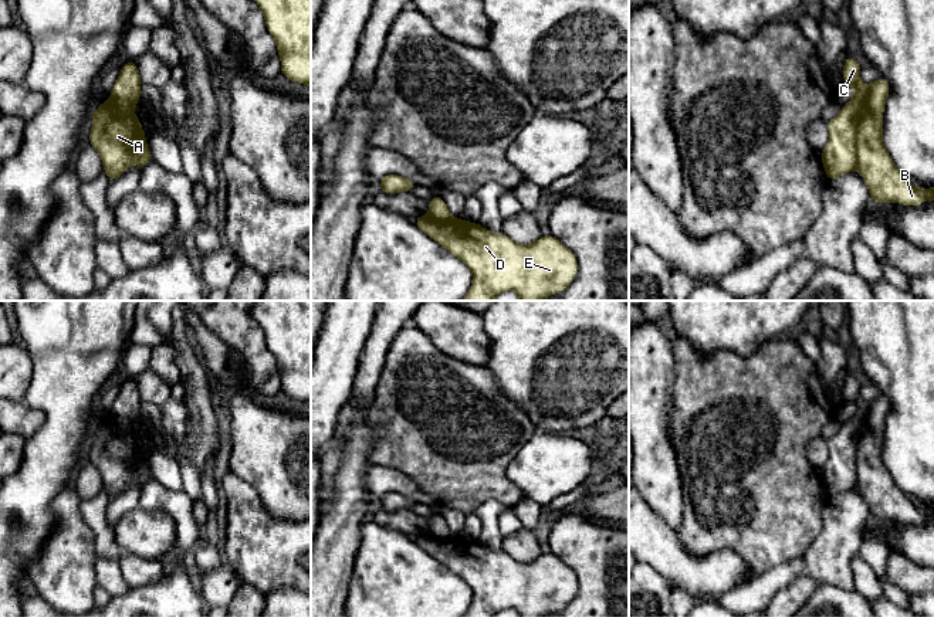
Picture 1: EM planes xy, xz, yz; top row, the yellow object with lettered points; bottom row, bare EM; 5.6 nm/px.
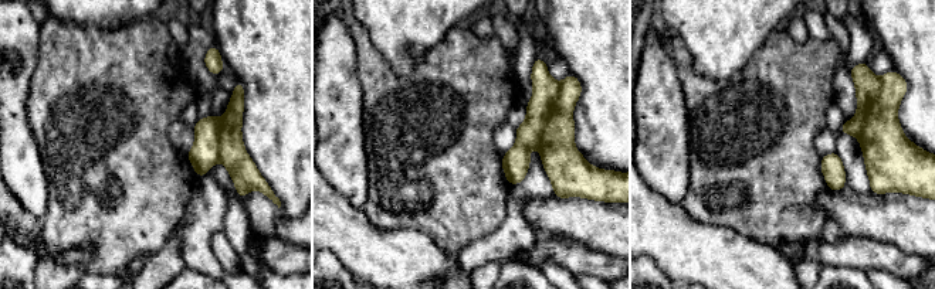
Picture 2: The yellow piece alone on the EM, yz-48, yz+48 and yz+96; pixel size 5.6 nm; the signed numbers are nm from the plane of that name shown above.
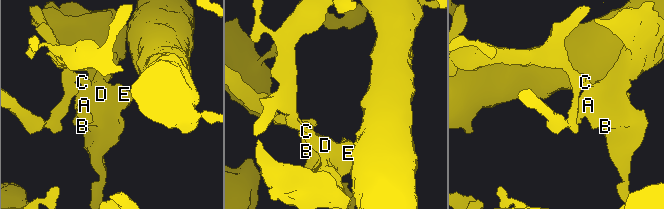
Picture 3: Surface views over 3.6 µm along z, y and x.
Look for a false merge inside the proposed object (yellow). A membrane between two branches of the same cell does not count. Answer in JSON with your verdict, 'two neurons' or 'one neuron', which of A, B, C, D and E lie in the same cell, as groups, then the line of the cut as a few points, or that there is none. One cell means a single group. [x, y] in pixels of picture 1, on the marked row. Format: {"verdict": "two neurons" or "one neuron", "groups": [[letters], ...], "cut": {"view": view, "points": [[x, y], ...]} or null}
{"verdict": "two neurons", "groups": [["A", "B", "D", "E"], ["C"]], "cut": {"view": "yz", "points": [[869, 87], [855, 141], [855, 168]]}}

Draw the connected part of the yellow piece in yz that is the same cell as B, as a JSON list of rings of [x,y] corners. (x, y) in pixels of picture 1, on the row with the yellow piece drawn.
[[[884,78],[869,85],[855,140],[856,170],[867,184],[873,203],[921,206],[924,200],[934,199],[934,187],[916,189],[883,145],[883,112],[889,92],[890,85]]]

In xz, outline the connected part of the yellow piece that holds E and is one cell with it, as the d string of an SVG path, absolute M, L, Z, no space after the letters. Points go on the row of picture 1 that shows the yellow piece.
M427 214L414 218L414 224L471 269L473 282L461 301L493 301L508 289L515 291L520 301L542 301L568 288L578 274L573 252L551 234L521 245L504 233L493 233L463 218L437 221Z

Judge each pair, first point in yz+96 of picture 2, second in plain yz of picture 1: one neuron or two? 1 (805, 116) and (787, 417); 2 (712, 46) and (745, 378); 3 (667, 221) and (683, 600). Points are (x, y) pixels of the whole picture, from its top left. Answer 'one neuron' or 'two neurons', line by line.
1: one neuron
2: two neurons
3: two neurons

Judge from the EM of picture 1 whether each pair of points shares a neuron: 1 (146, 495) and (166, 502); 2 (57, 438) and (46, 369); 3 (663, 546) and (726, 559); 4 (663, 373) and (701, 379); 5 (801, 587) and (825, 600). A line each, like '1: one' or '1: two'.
1: one
2: one
3: one
4: two
5: two

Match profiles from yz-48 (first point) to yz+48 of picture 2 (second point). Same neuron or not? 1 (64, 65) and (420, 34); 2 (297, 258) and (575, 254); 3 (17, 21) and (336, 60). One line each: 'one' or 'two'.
1: two
2: one
3: one

